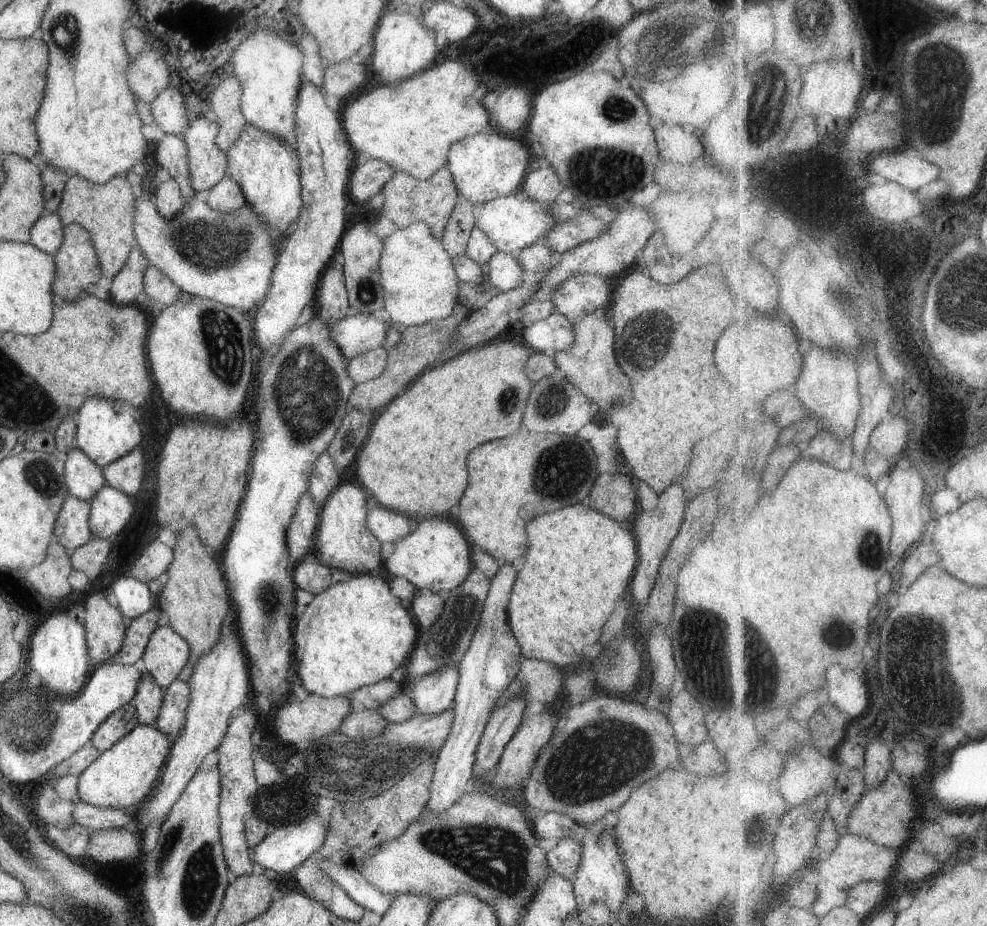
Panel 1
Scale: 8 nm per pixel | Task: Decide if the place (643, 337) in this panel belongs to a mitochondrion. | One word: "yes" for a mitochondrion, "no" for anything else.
yes

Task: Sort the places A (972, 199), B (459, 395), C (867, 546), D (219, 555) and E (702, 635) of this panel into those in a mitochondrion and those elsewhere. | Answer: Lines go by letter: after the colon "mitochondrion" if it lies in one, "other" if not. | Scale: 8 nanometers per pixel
A: other
B: other
C: mitochondrion
D: other
E: mitochondrion

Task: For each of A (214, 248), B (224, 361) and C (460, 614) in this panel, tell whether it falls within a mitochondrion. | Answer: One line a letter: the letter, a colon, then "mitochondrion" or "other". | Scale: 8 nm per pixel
A: mitochondrion
B: mitochondrion
C: mitochondrion

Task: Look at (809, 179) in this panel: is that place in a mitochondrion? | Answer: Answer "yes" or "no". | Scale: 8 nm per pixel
no

